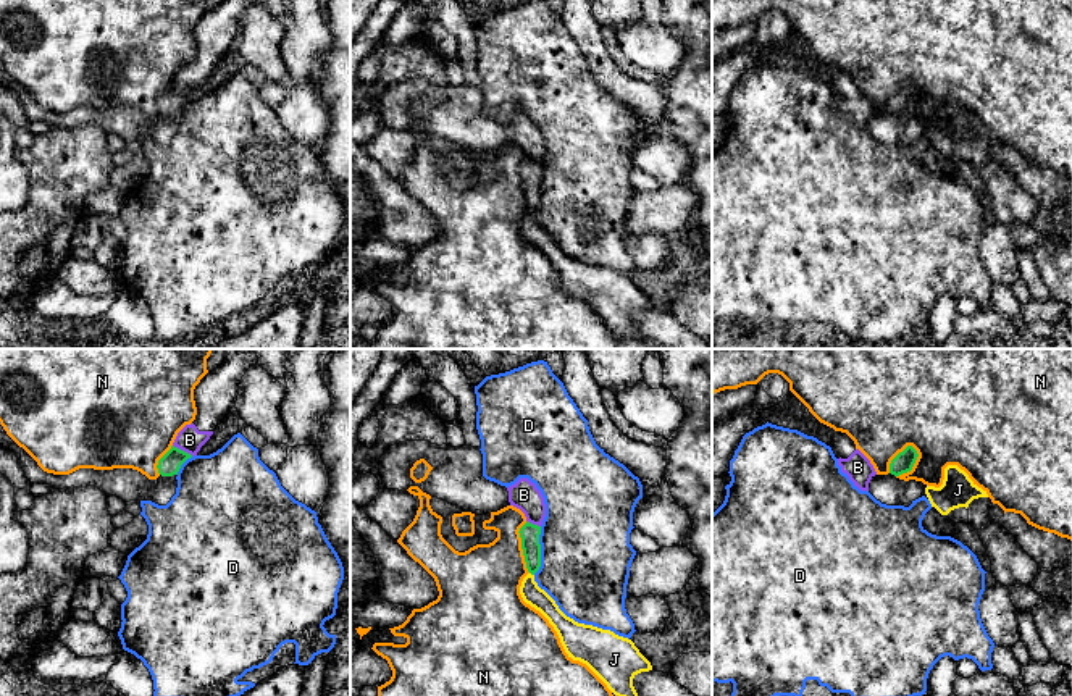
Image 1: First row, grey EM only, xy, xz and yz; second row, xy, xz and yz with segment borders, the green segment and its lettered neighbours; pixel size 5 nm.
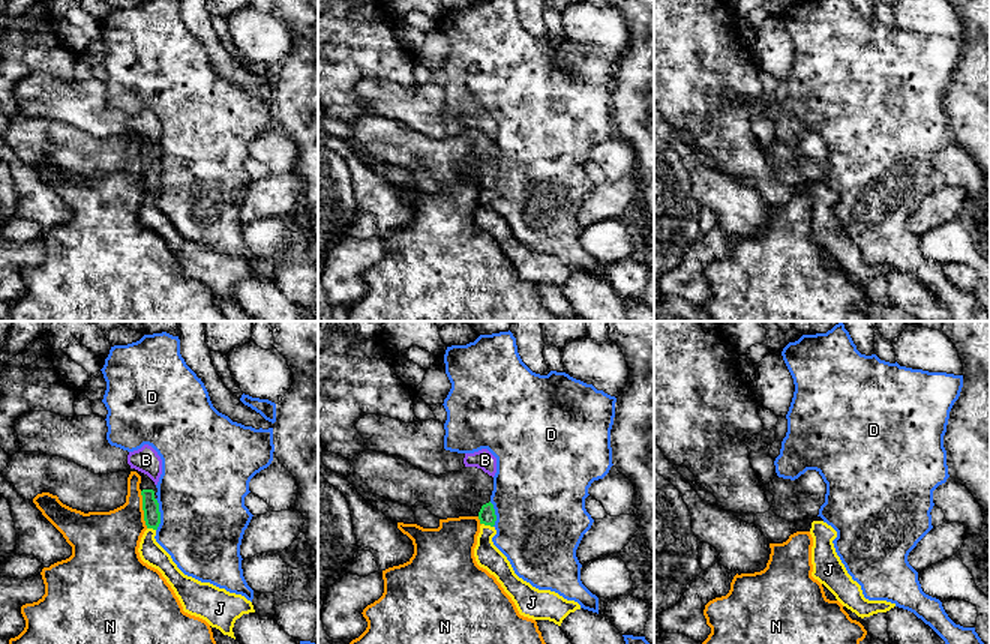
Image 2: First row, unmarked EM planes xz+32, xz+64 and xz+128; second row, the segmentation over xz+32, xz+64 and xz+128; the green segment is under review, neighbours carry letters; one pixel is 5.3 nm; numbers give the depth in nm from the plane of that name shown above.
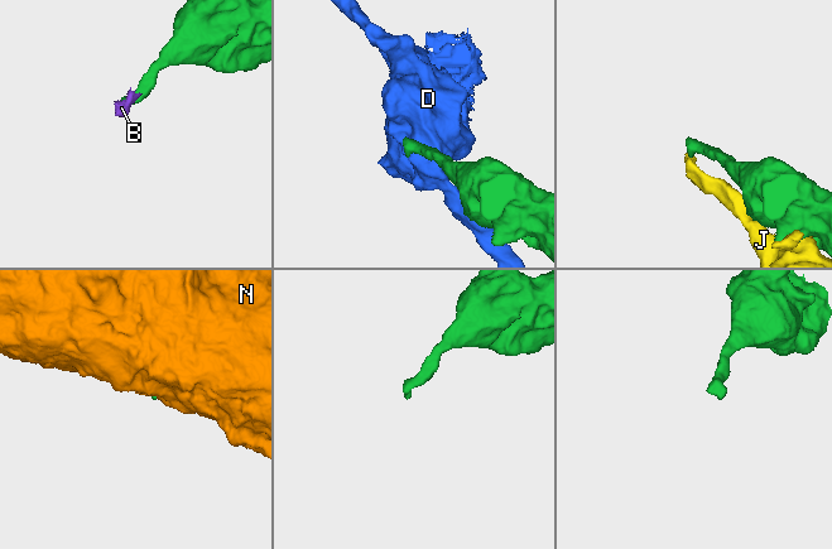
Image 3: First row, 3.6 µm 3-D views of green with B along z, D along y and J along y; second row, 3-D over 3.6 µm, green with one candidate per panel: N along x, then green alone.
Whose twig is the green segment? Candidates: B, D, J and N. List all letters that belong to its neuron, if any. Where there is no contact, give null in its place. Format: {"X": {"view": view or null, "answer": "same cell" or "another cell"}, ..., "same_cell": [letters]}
{"B": {"view": "xy", "answer": "another cell"}, "D": {"view": "xz", "answer": "another cell"}, "J": {"view": "xz", "answer": "another cell"}, "N": {"view": "yz", "answer": "another cell"}, "same_cell": []}

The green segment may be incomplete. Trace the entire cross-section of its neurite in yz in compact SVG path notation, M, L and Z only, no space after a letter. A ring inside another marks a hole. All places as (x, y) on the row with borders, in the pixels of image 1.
M907 446L890 463L888 475L875 475L869 483L869 493L886 505L904 505L925 494L925 484L915 480L899 480L898 476L912 470L919 454Z

